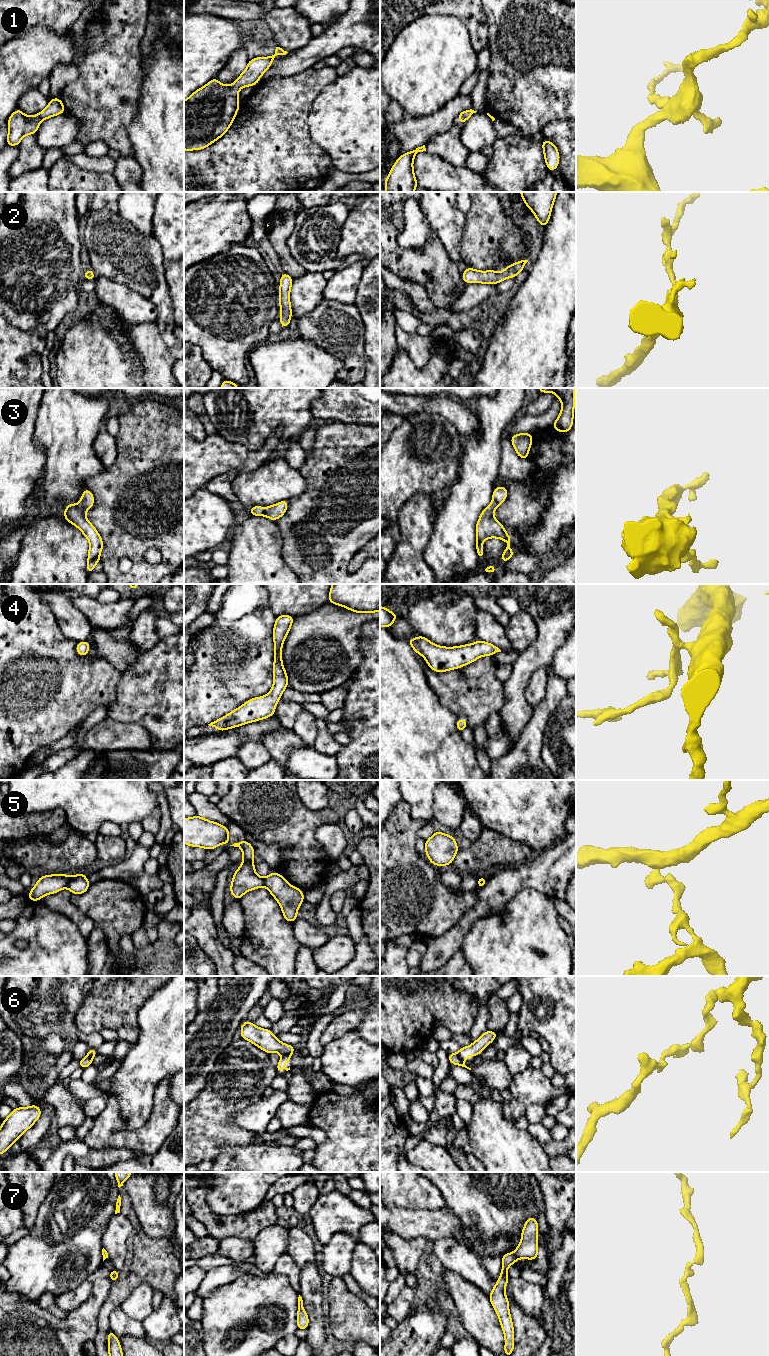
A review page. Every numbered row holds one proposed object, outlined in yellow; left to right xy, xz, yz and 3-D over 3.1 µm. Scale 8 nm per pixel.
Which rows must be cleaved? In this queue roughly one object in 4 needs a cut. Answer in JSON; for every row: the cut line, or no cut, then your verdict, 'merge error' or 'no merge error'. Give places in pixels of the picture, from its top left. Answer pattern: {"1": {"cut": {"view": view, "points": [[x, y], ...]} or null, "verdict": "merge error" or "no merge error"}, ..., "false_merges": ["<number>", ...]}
{"1": {"cut": null, "verdict": "no merge error"}, "2": {"cut": null, "verdict": "no merge error"}, "3": {"cut": null, "verdict": "no merge error"}, "4": {"cut": null, "verdict": "no merge error"}, "5": {"cut": {"view": "xy", "points": [[71, 877], [66, 886]]}, "verdict": "merge error"}, "6": {"cut": {"view": "xz", "points": [[289, 1054], [282, 1057]]}, "verdict": "merge error"}, "7": {"cut": null, "verdict": "no merge error"}, "false_merges": ["5", "6"]}

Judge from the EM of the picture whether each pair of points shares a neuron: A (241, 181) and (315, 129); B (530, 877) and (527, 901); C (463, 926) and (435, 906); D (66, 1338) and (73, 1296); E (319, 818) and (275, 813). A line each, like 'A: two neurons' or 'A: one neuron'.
A: two neurons
B: two neurons
C: two neurons
D: two neurons
E: one neuron

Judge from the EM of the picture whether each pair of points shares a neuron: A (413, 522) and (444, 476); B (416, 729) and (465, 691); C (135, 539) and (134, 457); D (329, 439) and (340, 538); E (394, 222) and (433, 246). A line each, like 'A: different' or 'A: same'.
A: different
B: different
C: same
D: same
E: same

